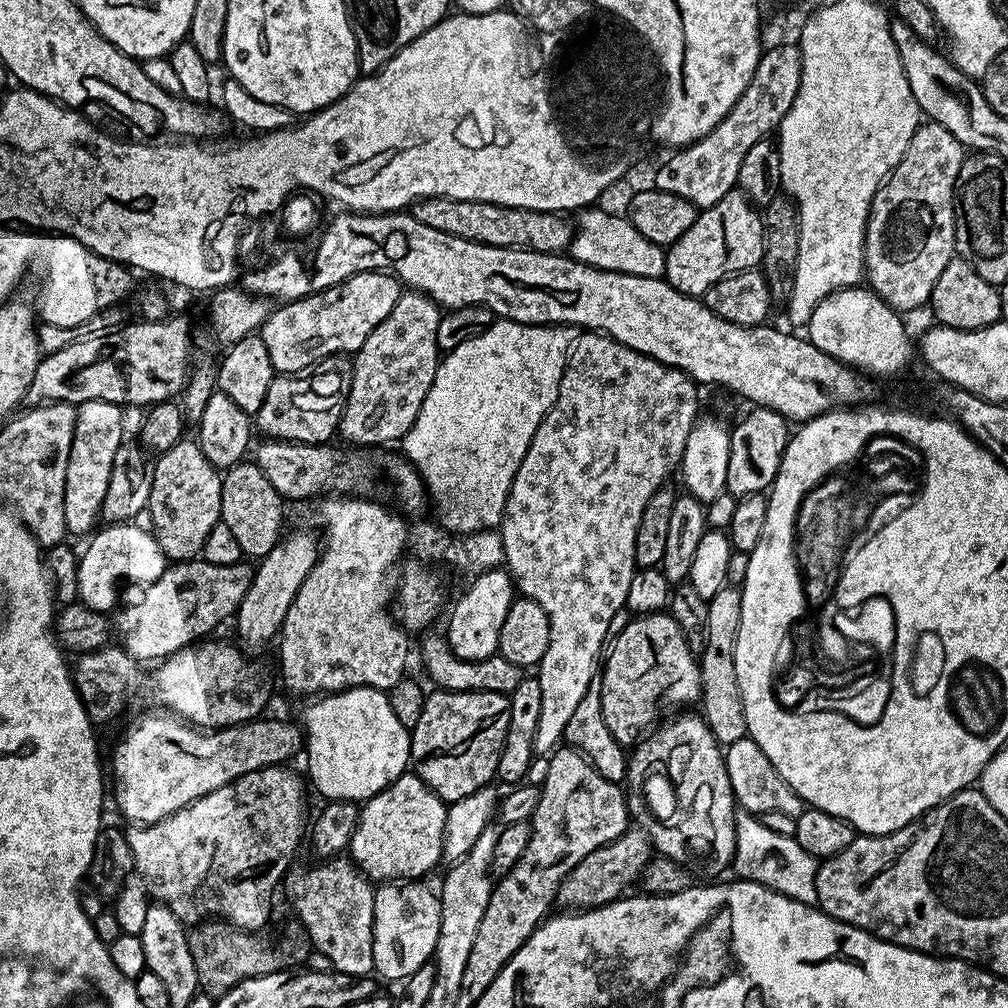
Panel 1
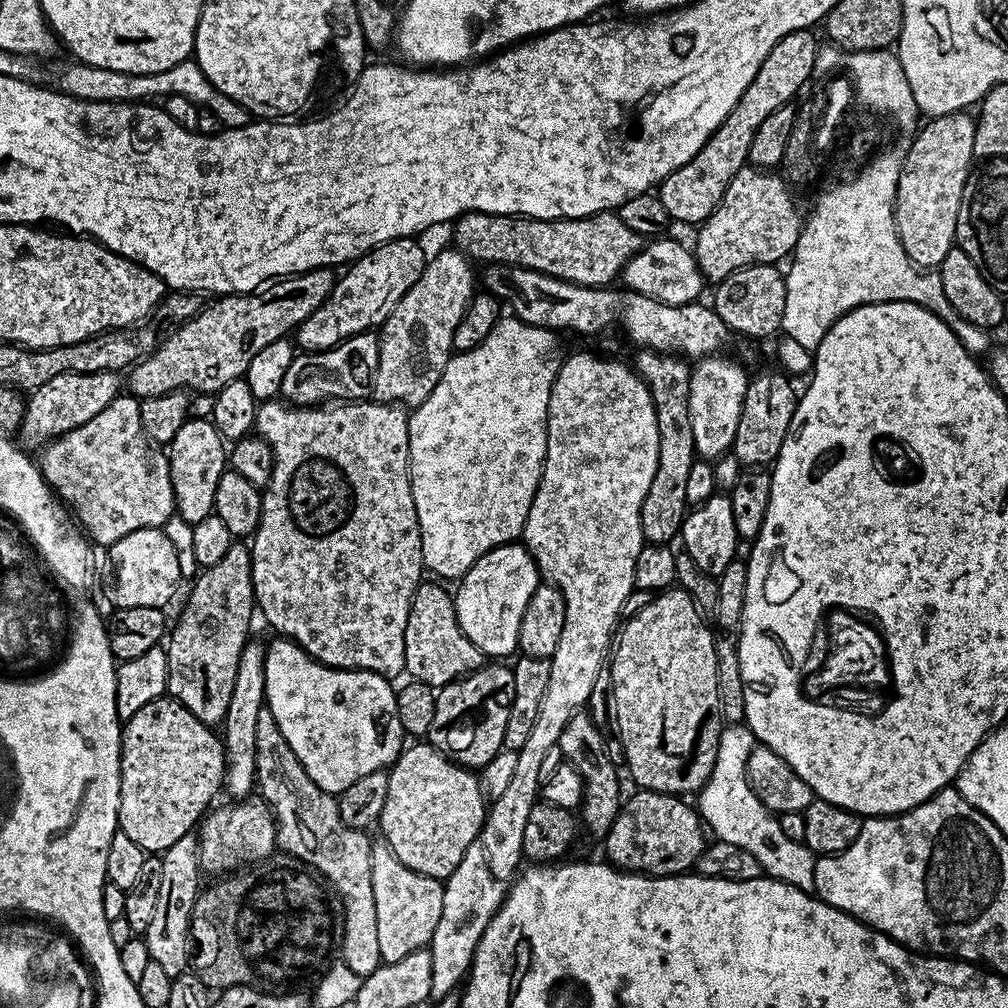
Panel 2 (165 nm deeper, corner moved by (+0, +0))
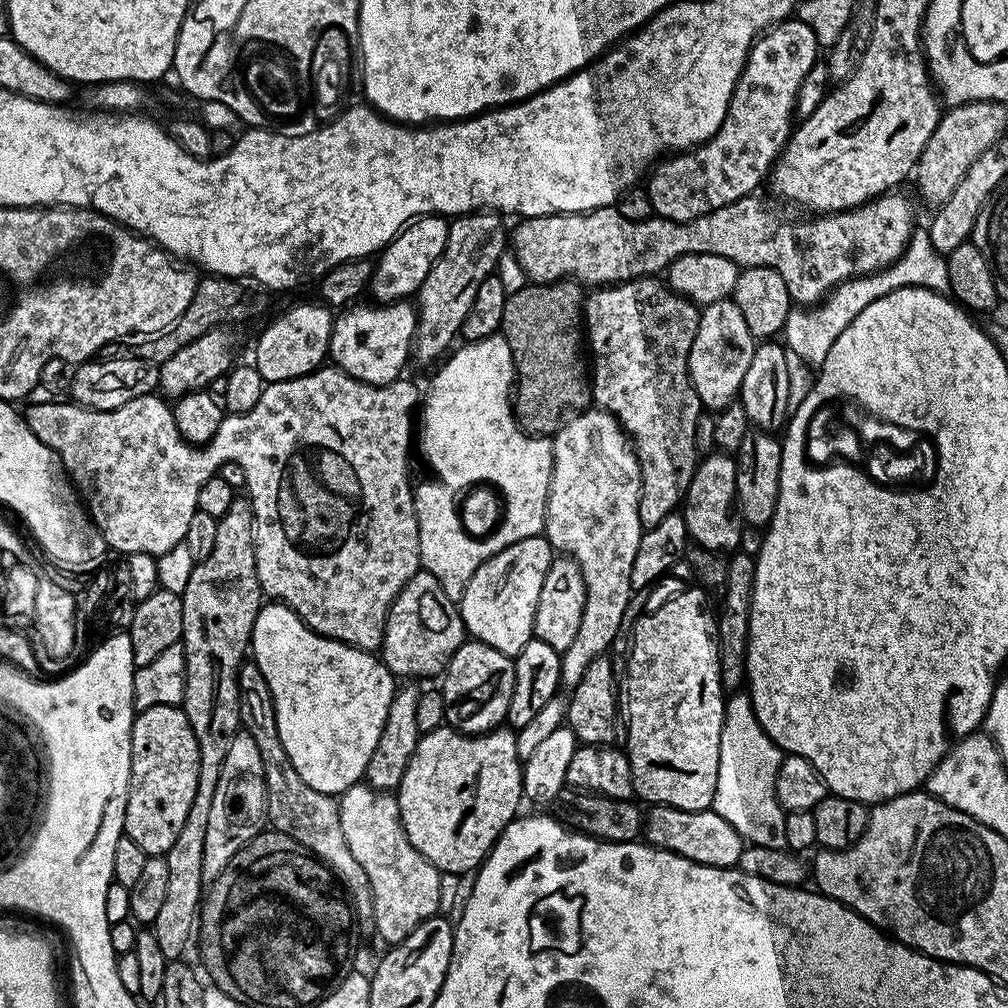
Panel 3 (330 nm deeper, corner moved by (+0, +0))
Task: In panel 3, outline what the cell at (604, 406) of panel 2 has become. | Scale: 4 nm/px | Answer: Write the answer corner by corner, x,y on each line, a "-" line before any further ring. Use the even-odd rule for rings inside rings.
592,406
583,412
575,413
571,419
560,425
560,429
551,437
551,442
552,477
550,478
550,490
548,491
548,501
546,502
543,535
547,536
557,553
570,556
574,562
578,562
578,566
582,570
582,578
586,582
586,606
584,607
582,626
578,626
578,634
574,638
574,642
570,642
570,646
562,653
562,674
560,675
560,682
565,689
571,690
576,687
578,682
582,682
582,674
586,674
586,666
590,666
590,662
594,662
594,658
605,655
611,649
614,634
618,634
618,626
628,611
628,601
634,592
632,583
630,582
630,570
634,566
634,554
638,554
638,542
642,535
640,519
638,518
638,506
640,505
640,467
638,466
636,451
632,448
632,441
628,438
628,433
603,408

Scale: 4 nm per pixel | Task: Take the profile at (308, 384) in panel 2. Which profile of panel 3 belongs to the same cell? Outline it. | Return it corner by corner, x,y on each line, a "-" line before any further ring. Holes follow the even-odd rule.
376,302
371,306
373,308
349,307
333,319
328,355
335,367
362,382
389,384
401,379
403,372
400,371
408,360
410,364
412,342
416,338
416,310
408,302

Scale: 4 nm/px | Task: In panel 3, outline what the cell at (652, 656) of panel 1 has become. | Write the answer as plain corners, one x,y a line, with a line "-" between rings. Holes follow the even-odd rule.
691,586
685,592
669,598
660,604
652,613
641,615
632,629
632,651
628,653
628,742
626,751
630,762
630,774
634,778
634,793
645,805
665,804
678,810
706,810
712,808
712,799
718,786
718,766
720,765
720,747
722,746
722,726
724,725
724,709
726,693
720,681
720,640
716,636
717,617
708,613
709,593
699,586

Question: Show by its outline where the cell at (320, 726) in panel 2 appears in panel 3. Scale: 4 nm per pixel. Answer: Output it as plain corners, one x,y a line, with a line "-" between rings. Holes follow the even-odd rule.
279,602
265,603
258,618
254,618
250,656
270,686
276,707
278,738
302,782
331,797
361,783
366,762
370,762
370,754
374,754
374,746
378,746
378,738
382,738
382,726
386,726
386,714
398,687
383,659
361,648
320,636
310,630
294,610

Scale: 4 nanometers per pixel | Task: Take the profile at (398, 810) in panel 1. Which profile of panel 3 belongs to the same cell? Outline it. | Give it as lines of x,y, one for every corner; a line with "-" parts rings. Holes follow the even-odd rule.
447,726
423,733
394,793
410,846
440,873
465,874
479,868
502,830
521,811
521,769
511,727
493,728
480,736
466,736

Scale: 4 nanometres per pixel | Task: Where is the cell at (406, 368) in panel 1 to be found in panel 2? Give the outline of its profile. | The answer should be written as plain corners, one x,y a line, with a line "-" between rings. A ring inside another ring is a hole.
449,246
444,248
436,257
429,259
424,265
422,274
406,294
394,306
394,310
387,316
378,329
380,349
378,350
378,366
372,379
372,392
375,399
382,404
399,404
409,409
416,408
438,386
442,378
442,370
446,370
448,359
454,354
452,339
454,330
458,330
458,322
462,322
462,314
466,314
468,303
472,301
477,291
478,276
472,273
473,261
469,260
459,248

